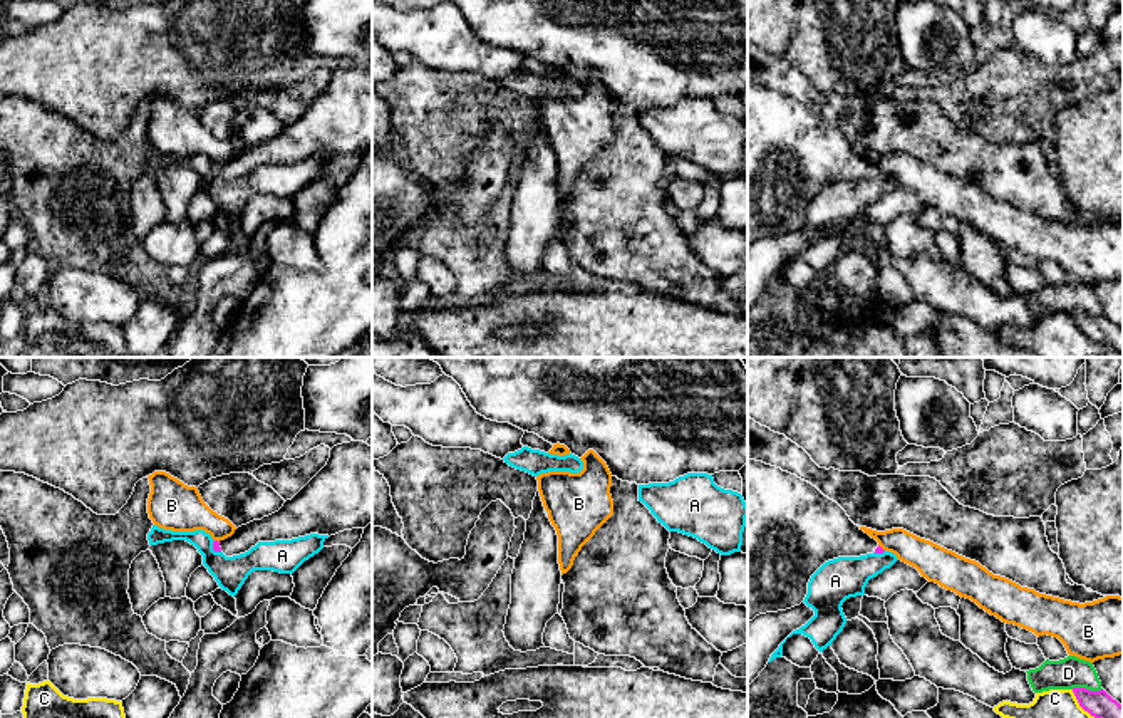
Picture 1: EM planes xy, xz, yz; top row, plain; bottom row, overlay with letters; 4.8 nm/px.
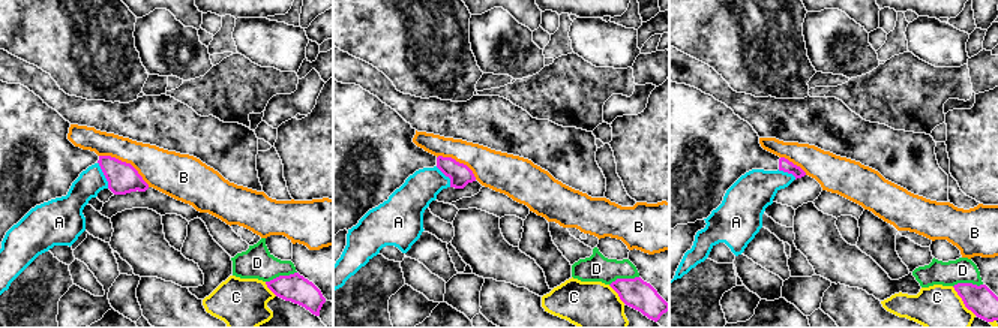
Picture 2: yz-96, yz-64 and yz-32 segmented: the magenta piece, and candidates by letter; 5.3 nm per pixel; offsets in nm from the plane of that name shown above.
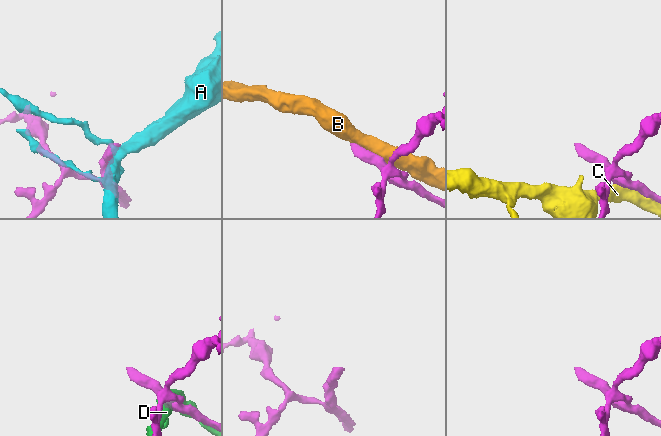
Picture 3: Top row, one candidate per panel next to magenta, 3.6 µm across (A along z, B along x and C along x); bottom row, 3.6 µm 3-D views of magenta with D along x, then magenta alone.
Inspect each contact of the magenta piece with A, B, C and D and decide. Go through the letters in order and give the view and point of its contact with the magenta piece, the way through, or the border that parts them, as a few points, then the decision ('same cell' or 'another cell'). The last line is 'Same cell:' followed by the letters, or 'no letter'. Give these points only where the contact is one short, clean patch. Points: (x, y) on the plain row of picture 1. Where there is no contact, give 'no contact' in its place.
A: meets magenta in xy at (213, 173); border along xy (213, 165), (213, 173), (220, 176); another cell
B: meets magenta in yz at (880, 171); another cell
C: meets magenta in yz at (1093, 339); another cell
D: meets magenta in yz at (1085, 312); another cell
Same cell: no letter

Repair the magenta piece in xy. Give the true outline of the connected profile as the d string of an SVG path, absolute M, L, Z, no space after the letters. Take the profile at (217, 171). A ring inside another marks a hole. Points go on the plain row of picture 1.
M337 69L327 89L283 131L241 149L213 174L226 181L248 176L258 166L292 164L310 158L335 159L372 148L372 70Z

